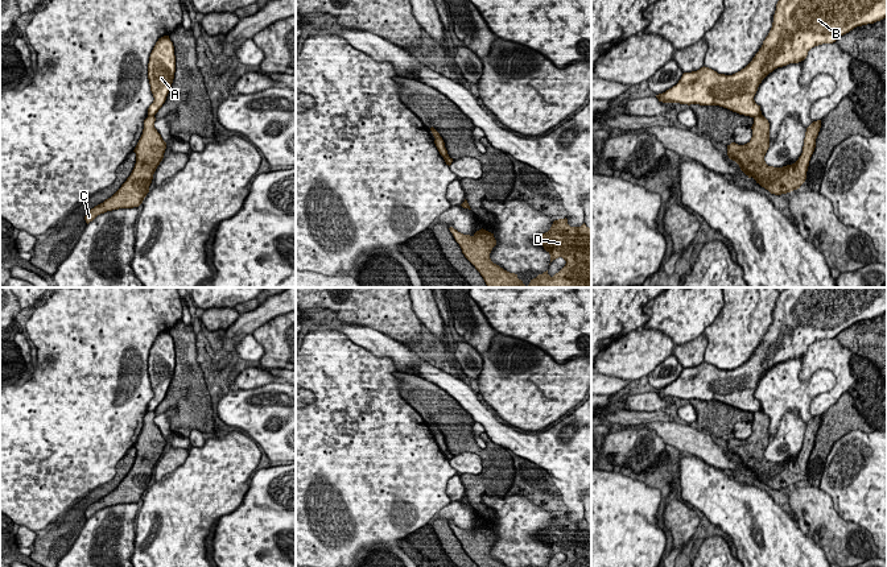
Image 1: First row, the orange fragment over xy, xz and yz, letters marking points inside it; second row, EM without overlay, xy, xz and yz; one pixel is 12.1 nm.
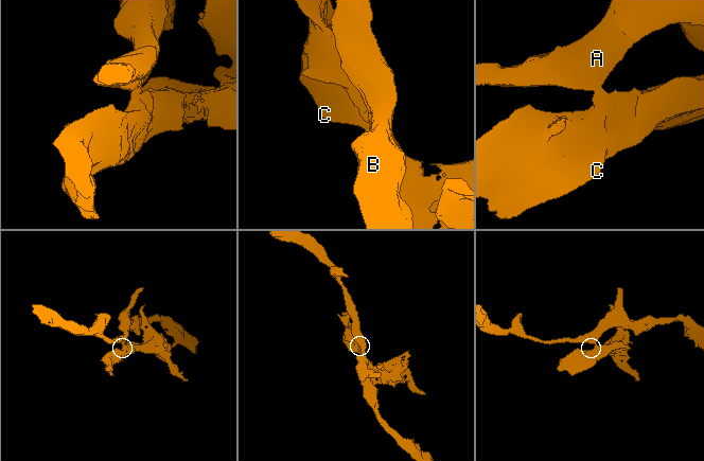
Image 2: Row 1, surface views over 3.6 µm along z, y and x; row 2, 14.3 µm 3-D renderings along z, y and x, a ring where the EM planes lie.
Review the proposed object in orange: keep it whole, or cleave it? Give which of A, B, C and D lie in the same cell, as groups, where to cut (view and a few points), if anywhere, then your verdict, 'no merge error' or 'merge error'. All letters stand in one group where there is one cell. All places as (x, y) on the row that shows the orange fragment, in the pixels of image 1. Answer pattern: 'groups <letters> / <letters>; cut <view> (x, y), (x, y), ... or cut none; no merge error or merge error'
groups A B / C D; cut yz (760, 114), (754, 118); merge error

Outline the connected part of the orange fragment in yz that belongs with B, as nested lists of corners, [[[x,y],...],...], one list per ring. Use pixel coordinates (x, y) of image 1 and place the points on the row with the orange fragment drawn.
[[[779,0],[772,28],[752,61],[733,75],[718,74],[709,67],[684,73],[676,86],[656,95],[663,103],[719,105],[739,115],[756,117],[760,105],[754,100],[762,80],[777,67],[804,61],[808,51],[822,44],[833,44],[857,26],[887,17],[887,0]]]

